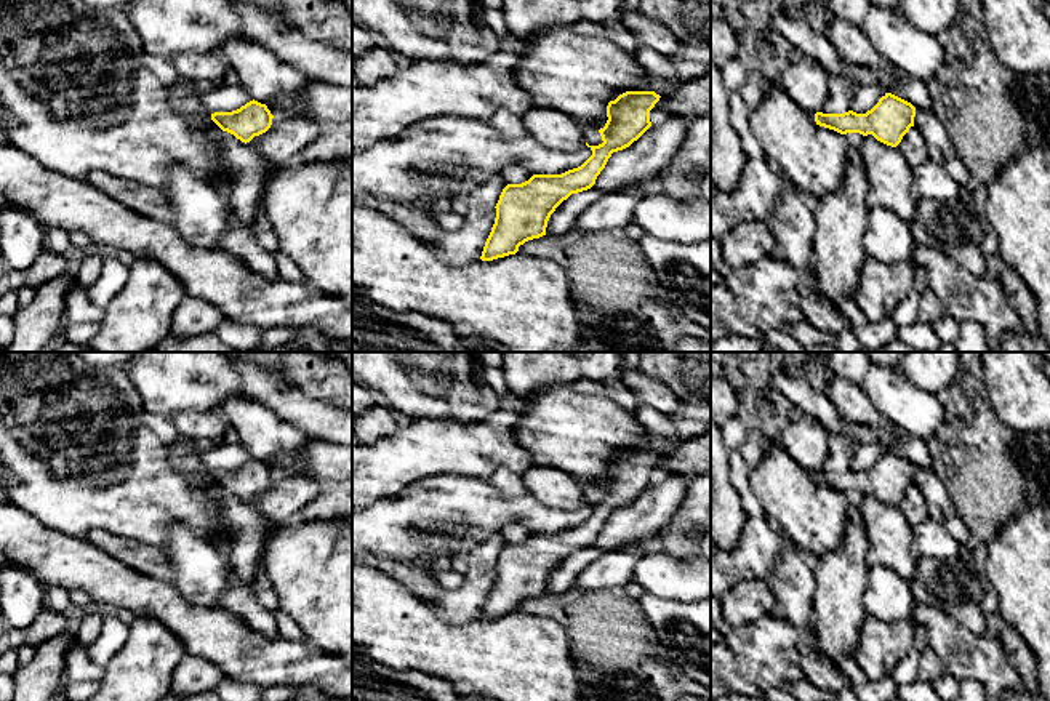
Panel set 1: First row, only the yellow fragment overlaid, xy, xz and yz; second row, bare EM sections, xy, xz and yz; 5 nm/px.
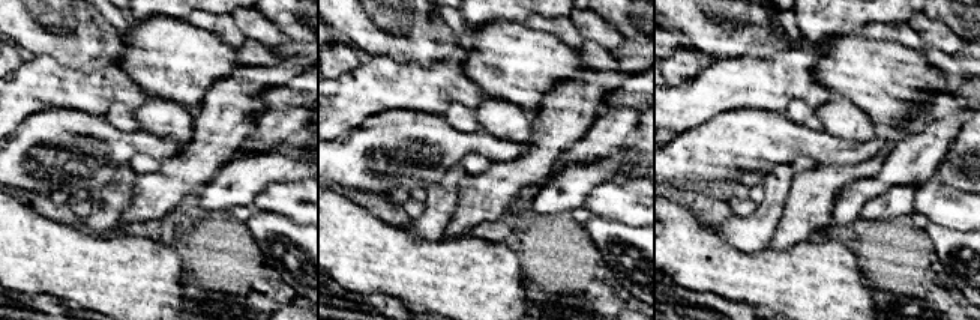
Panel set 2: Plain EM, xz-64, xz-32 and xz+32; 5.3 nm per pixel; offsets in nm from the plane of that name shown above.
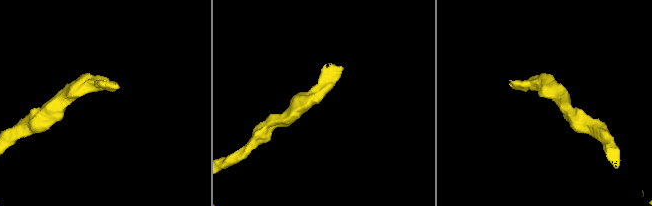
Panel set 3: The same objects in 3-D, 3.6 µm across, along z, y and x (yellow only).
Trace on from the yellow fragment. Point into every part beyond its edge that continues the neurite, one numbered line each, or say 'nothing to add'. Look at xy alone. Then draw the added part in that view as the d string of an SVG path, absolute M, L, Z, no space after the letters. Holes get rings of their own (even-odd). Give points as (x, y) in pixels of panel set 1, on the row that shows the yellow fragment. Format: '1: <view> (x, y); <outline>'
nothing to add

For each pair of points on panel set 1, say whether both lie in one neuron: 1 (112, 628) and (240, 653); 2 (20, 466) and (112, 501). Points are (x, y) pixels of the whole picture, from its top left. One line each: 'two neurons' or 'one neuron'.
1: two neurons
2: one neuron

